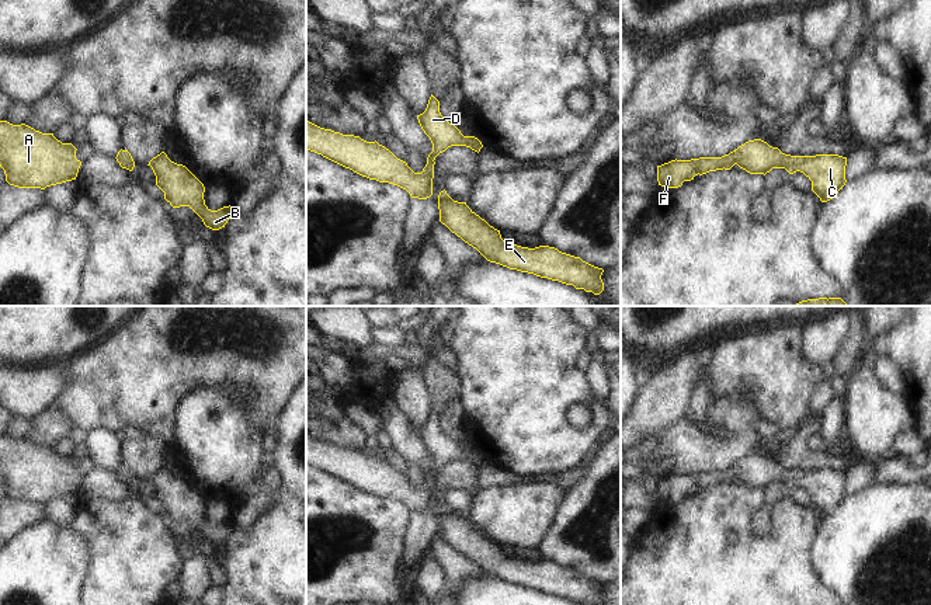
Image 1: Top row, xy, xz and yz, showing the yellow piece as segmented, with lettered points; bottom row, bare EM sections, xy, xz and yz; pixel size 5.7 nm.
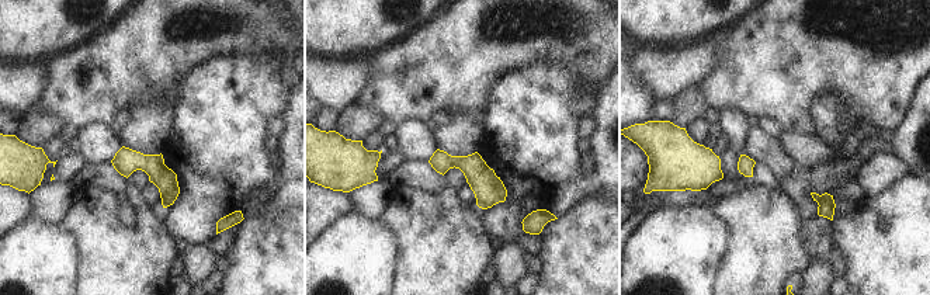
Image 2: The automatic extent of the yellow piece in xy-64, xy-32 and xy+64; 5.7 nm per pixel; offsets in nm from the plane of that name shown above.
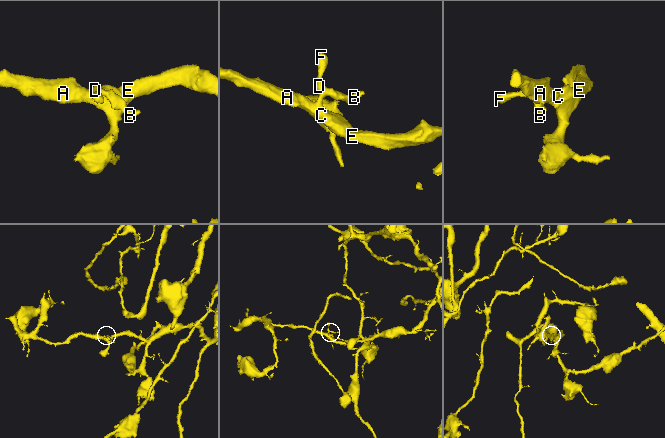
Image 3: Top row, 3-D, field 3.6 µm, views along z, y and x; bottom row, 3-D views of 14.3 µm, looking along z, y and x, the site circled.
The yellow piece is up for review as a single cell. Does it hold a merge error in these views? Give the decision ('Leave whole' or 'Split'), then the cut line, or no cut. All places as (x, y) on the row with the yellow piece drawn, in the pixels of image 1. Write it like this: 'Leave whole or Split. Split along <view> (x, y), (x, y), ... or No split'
Leave whole. No split

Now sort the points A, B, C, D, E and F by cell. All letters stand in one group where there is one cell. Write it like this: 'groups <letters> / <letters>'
groups A B C D E F

